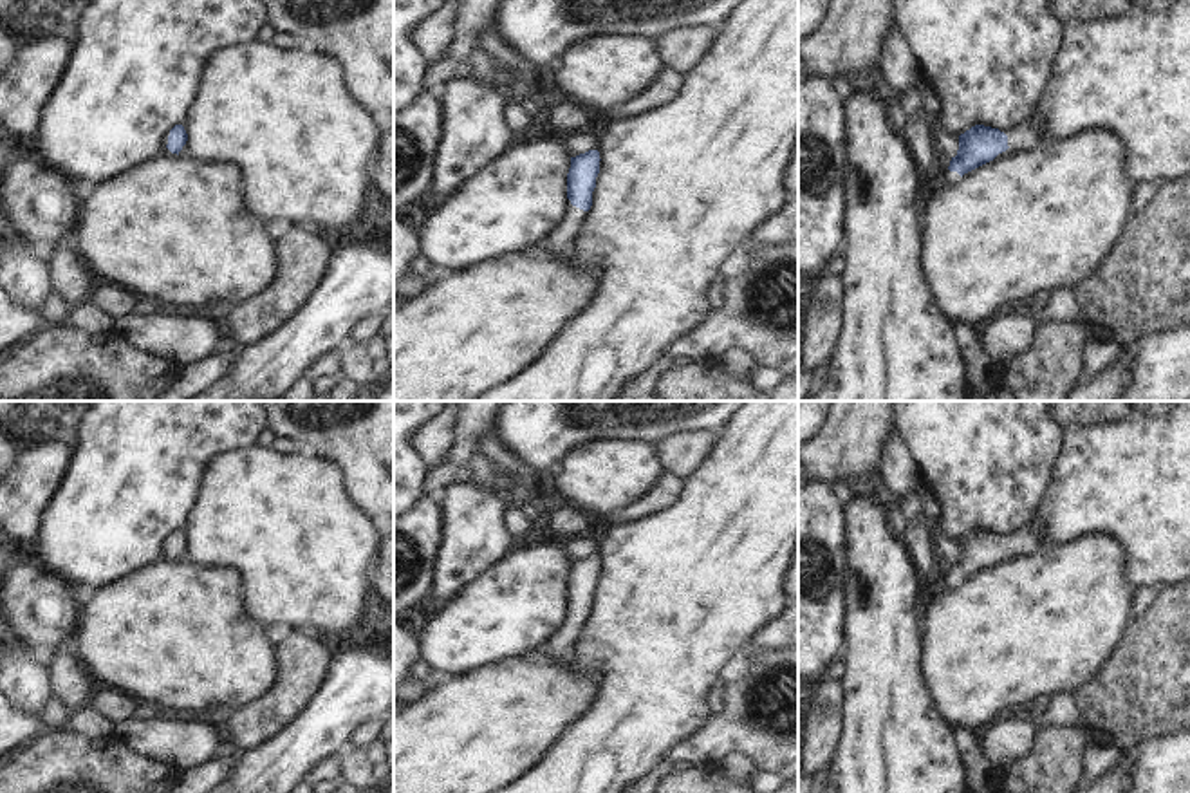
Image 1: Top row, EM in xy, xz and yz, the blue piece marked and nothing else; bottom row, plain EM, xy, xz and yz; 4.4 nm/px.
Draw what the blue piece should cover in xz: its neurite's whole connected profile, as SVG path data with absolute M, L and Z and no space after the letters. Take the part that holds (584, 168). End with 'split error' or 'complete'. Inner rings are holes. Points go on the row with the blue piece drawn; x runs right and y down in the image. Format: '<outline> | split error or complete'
M589 150L576 157L571 157L571 168L567 173L567 199L571 201L571 208L565 217L558 222L558 226L551 231L542 247L551 255L565 253L585 217L592 206L592 191L596 188L596 177L600 173L600 152Z | split error

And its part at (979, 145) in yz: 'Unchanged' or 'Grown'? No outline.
Grown.

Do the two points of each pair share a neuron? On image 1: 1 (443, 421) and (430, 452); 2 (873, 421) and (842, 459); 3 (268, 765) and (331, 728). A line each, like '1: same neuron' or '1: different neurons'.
1: same neuron
2: same neuron
3: same neuron

